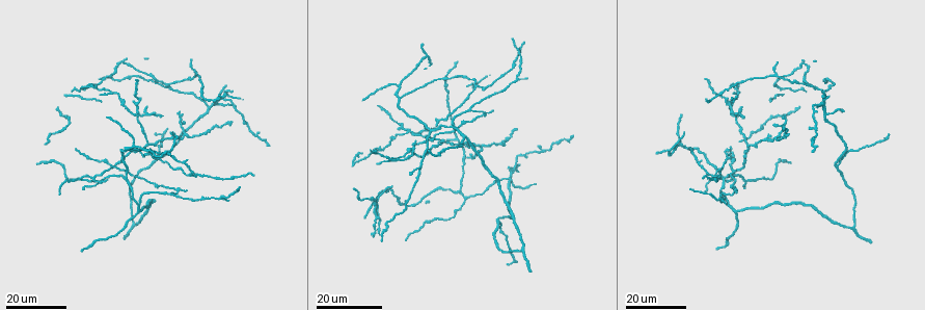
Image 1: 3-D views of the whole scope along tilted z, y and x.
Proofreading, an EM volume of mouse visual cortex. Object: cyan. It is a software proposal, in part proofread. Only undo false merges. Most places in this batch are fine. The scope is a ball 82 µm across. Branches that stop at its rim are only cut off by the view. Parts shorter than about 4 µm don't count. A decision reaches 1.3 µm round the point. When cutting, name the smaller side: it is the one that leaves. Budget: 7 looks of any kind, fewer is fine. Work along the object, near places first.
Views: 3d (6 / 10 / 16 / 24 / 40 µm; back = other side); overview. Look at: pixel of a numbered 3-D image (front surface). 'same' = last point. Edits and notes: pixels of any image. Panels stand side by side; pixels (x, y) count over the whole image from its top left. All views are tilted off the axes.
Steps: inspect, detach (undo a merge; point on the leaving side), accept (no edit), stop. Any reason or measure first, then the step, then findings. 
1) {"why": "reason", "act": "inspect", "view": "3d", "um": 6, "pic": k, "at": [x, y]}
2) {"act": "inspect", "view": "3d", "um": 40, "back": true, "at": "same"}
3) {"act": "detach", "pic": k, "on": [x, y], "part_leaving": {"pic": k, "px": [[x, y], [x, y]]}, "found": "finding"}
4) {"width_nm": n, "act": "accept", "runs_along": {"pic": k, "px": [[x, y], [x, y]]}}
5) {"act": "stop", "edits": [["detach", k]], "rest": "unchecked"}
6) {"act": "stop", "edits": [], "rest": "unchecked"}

{"why": "arms part here", "act": "inspect", "view": "3d", "um": 16, "pic": 1, "at": [94, 177]}

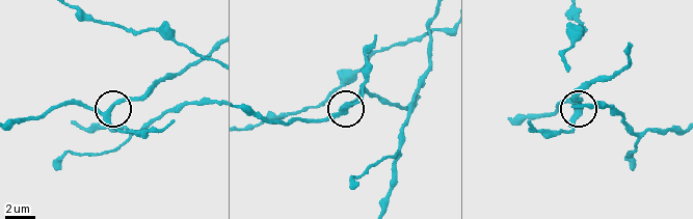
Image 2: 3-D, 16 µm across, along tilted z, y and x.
{"act": "inspect", "view": "3d", "um": 10, "pic": 2, "at": [576, 114]}

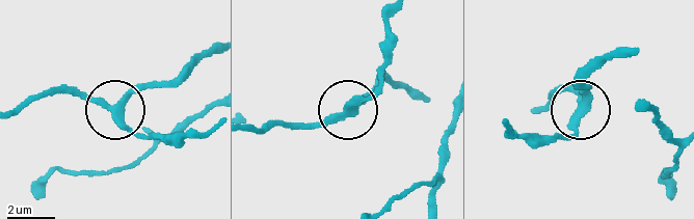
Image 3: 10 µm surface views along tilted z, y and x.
{"arms": 3, "act": "accept", "found": "all the same cell"}

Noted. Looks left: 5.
{"why": "four or more arms meet", "act": "inspect", "view": "3d", "um": 16, "pic": 1, "at": [137, 114]}

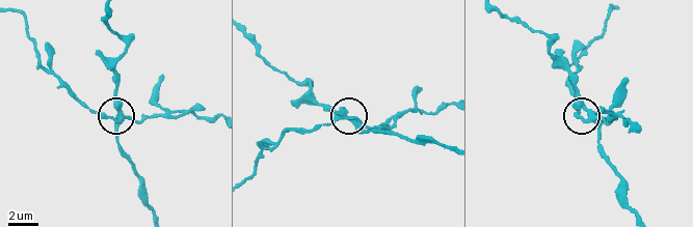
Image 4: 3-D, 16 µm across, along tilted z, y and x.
{"act": "inspect", "view": "3d", "um": 6, "pic": 4, "at": [355, 119]}

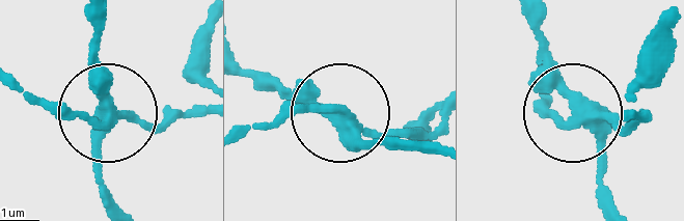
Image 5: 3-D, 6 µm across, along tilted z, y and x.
{"side_arm_um": 19, "act": "detach", "pic": 5, "on": [62, 118], "part_leaving": {"pic": 5, "px": [[110, 119], [56, 117], [11, 81]]}, "found": "two cells meet here"}

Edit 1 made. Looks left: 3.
{"why": "side arm on a straight run", "act": "inspect", "view": "3d", "um": 24, "pic": 1, "at": [134, 143]}

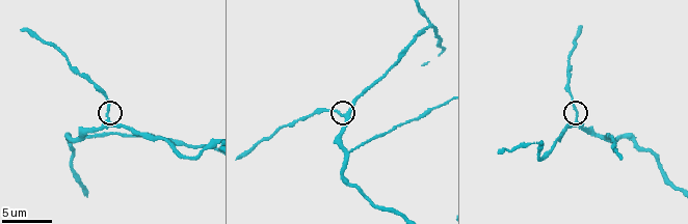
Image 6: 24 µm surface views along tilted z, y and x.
{"why": "zoom in", "act": "inspect", "view": "3d", "um": 6, "pic": 6, "at": [575, 120]}

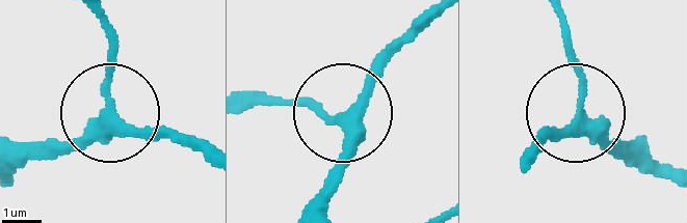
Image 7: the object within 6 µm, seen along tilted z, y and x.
{"side_arm_um": 15, "act": "accept", "runs_along": {"pic": 7, "px": [[670, 175], [627, 163], [585, 121], [566, 17]]}, "found": "all the same cell"}

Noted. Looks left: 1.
{"act": "stop", "edits": [["detach", 5]], "rest": "unchecked"}

